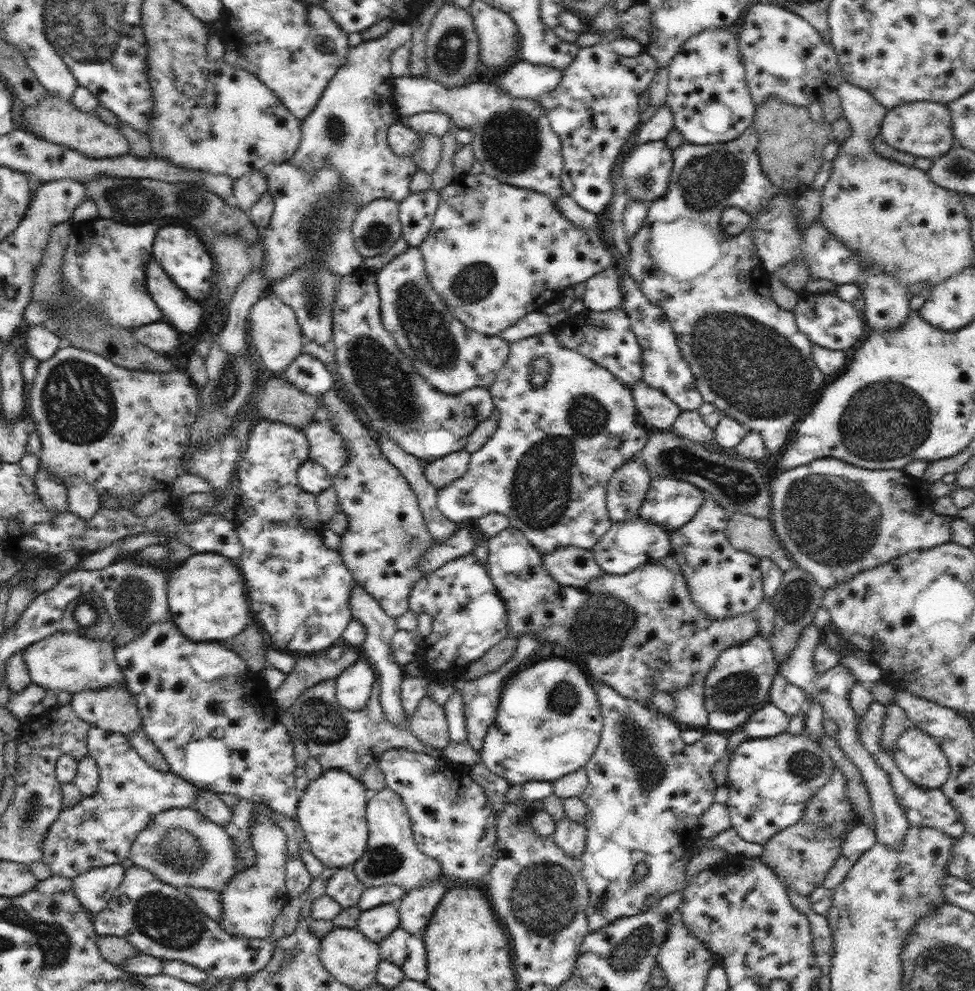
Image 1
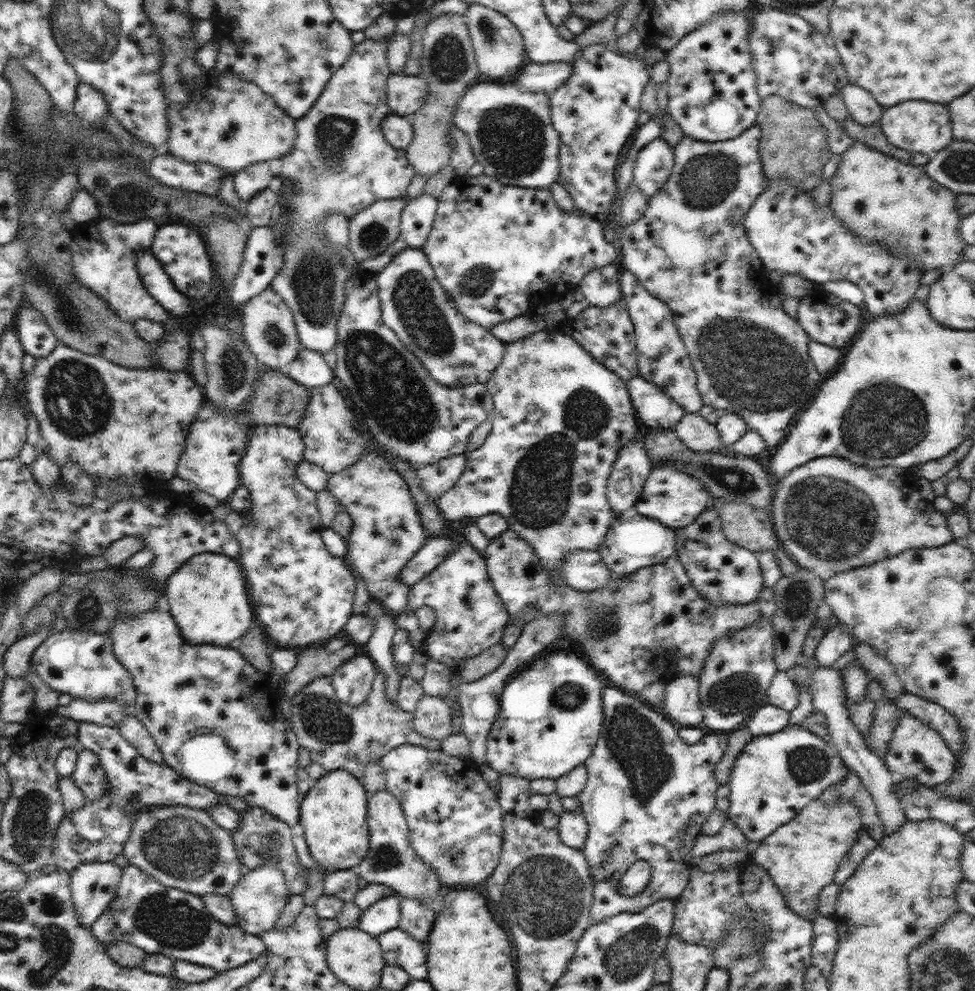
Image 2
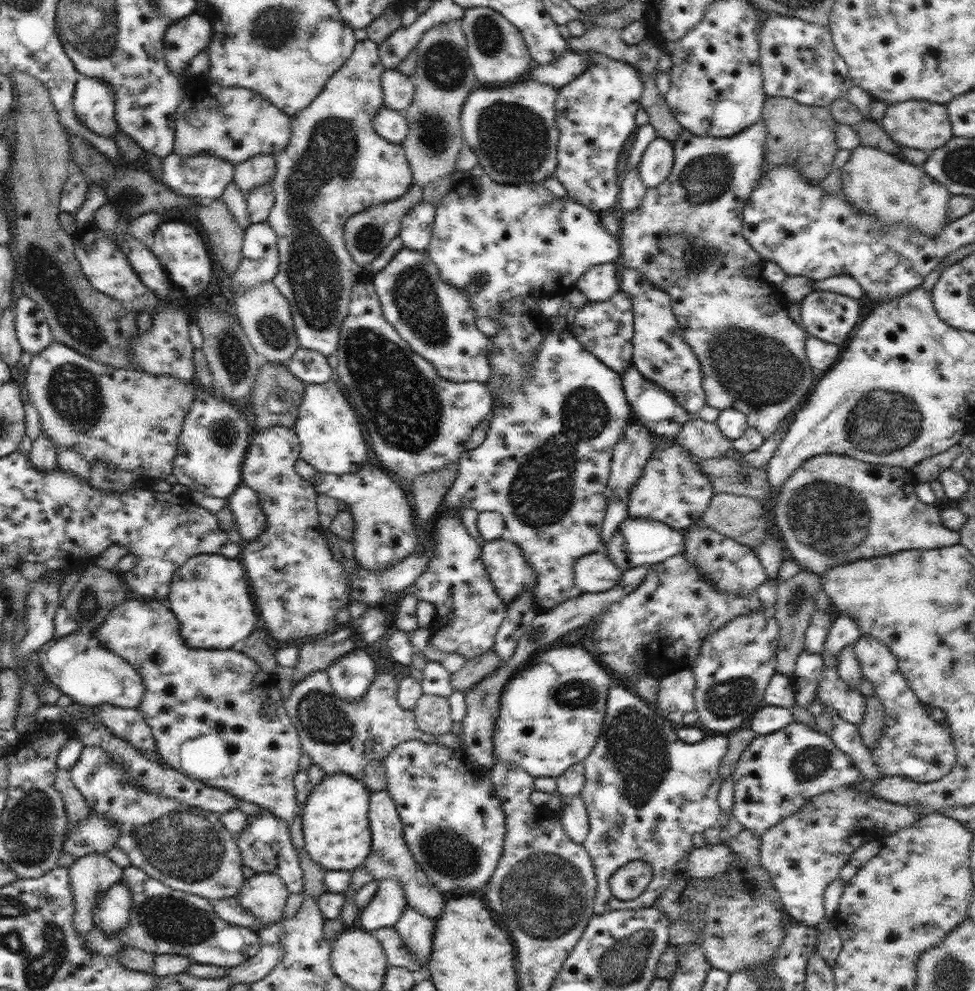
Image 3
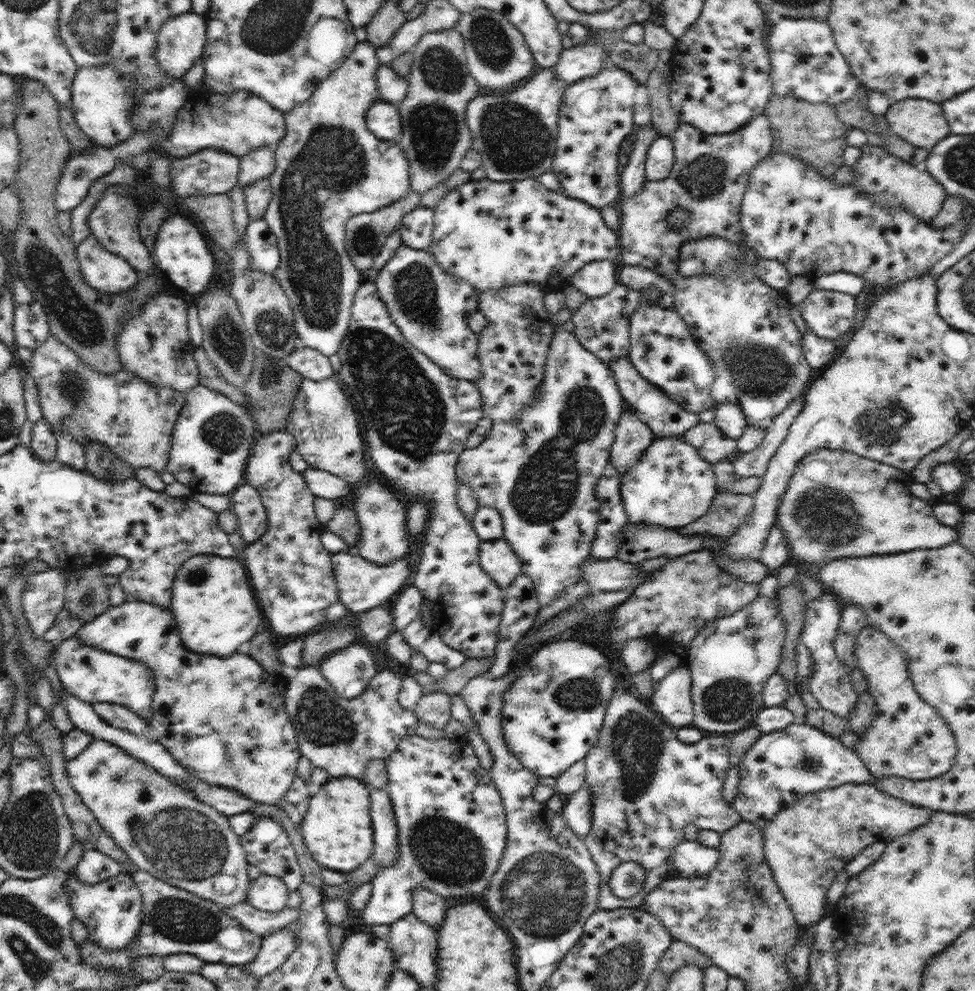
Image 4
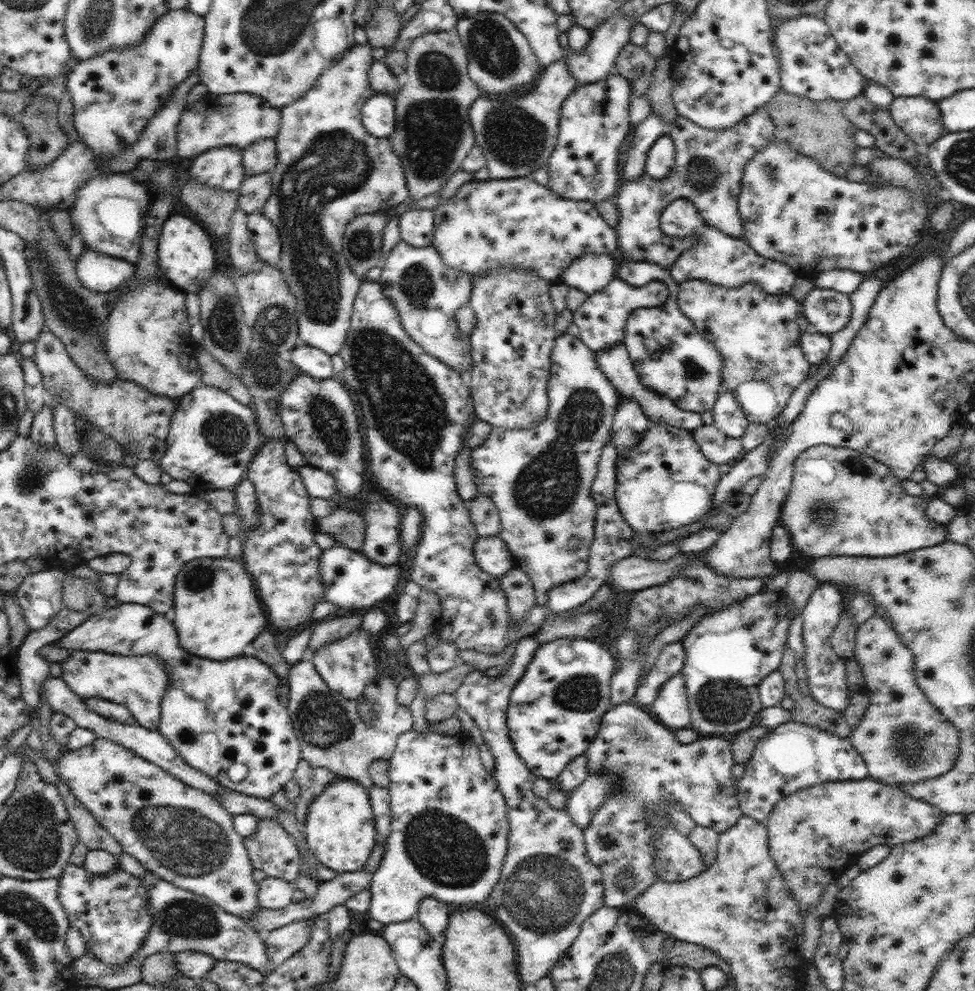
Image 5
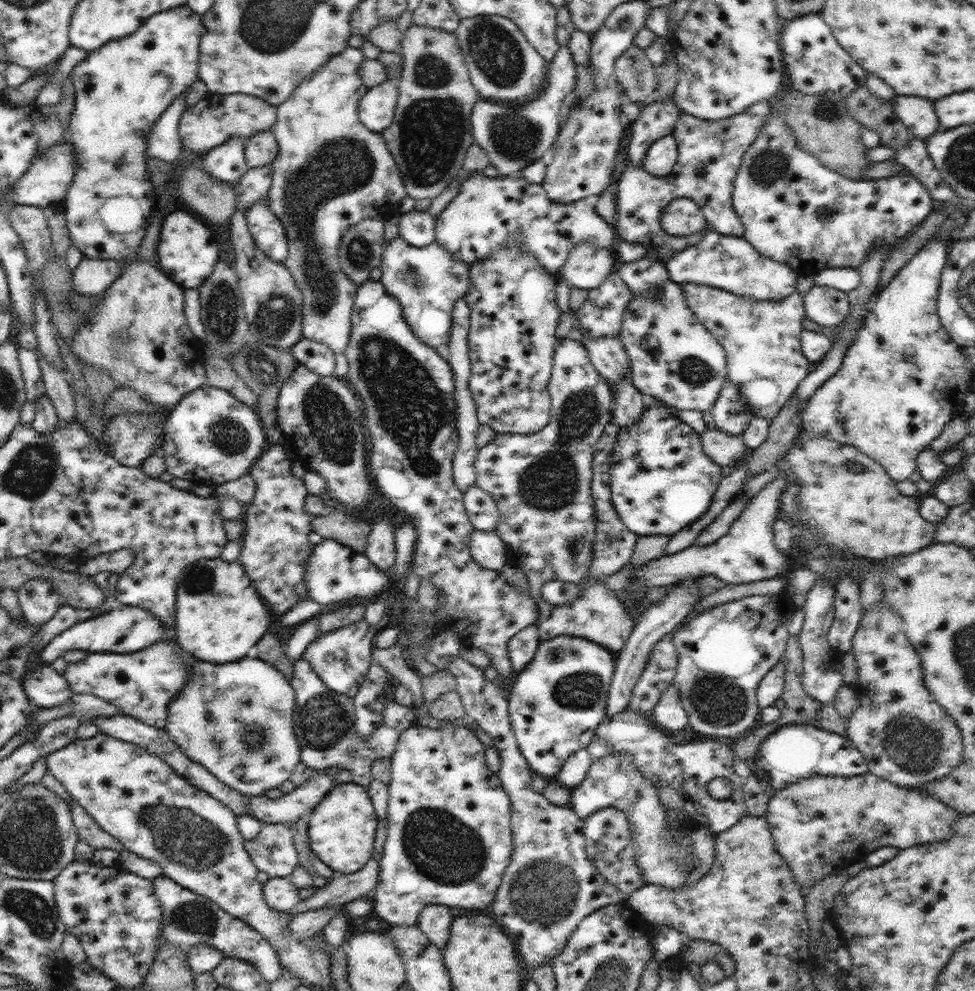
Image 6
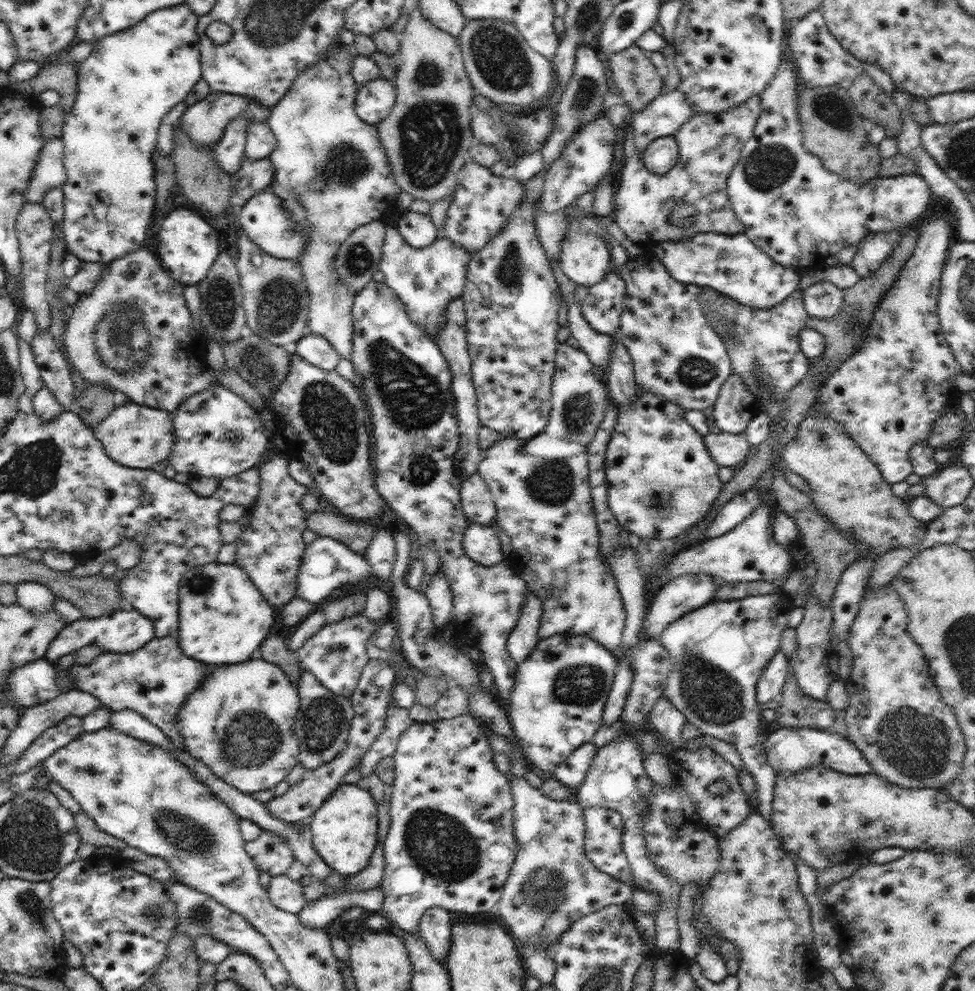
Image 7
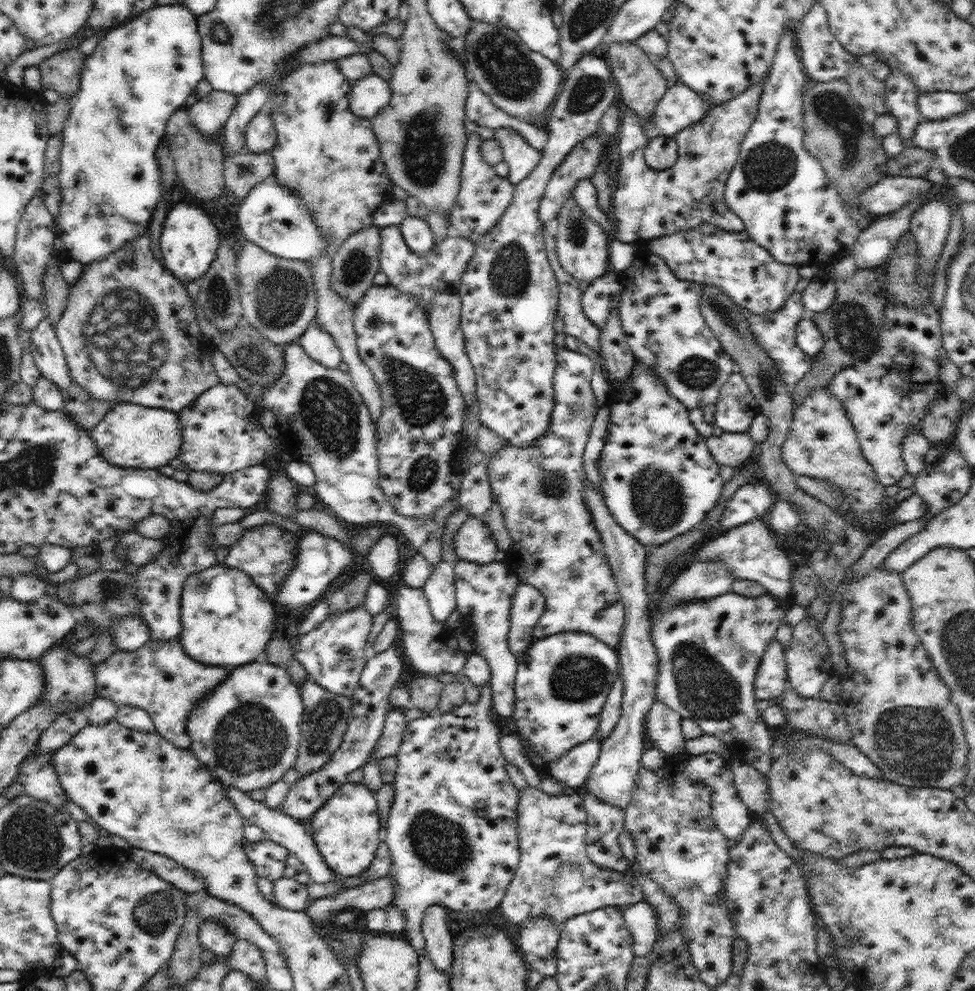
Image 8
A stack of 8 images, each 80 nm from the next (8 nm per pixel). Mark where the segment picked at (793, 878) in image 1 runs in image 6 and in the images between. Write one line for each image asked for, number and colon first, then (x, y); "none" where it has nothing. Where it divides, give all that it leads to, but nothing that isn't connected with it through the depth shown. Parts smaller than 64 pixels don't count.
2: (802, 857)
3: (805, 852)
4: (806, 845)
5: (814, 834)
6: (820, 825)

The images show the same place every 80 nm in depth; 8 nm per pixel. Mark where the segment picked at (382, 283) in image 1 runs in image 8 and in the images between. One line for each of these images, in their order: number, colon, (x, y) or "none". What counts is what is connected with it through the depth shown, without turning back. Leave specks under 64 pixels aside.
2: (456, 352)
3: (437, 320)
4: (428, 305)
5: (426, 293)
6: (426, 281)
7: (426, 280)
8: (440, 269)

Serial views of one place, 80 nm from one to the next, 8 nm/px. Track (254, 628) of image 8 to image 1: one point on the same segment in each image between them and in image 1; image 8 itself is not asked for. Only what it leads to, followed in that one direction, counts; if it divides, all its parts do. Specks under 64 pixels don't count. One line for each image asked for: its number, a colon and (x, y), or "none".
1: (206, 596)
2: (207, 596)
3: (209, 596)
4: (214, 608)
5: (216, 613)
6: (218, 615)
7: (223, 617)

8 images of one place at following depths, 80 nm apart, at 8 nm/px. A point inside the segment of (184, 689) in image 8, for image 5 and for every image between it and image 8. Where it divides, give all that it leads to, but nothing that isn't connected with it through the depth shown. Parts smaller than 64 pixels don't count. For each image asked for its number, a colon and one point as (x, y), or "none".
5: (138, 682)
6: (141, 684)
7: (156, 680)

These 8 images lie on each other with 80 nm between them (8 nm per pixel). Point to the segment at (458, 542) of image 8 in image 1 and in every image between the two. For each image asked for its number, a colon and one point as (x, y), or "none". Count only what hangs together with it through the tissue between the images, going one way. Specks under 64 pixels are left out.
1: (621, 625)
2: (641, 630)
3: (508, 569)
4: (496, 557)
5: (492, 555)
6: (486, 548)
7: (481, 542)

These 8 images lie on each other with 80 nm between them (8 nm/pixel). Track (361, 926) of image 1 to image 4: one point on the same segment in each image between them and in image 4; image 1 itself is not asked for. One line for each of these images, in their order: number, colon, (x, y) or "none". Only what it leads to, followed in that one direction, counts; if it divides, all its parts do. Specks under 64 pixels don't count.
2: (384, 915)
3: (385, 909)
4: (450, 816)

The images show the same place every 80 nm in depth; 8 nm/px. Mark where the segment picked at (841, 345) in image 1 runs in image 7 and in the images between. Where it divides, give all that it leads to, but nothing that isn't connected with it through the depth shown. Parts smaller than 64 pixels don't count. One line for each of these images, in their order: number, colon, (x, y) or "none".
2: (826, 318)
3: (829, 316)
4: (829, 314)
5: (828, 311)
6: (826, 306)
7: (823, 299)

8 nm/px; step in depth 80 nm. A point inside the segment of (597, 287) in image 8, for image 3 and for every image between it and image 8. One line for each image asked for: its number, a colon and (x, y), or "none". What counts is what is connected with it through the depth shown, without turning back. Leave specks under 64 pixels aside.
3: (605, 328)
4: (602, 325)
5: (601, 319)
6: (601, 314)
7: (602, 307)

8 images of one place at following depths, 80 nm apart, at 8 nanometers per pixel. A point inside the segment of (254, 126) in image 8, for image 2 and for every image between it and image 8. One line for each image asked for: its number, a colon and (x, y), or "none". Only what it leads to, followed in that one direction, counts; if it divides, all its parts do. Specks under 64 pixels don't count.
2: (253, 179)
3: (260, 169)
4: (260, 163)
5: (261, 156)
6: (261, 149)
7: (260, 142)

